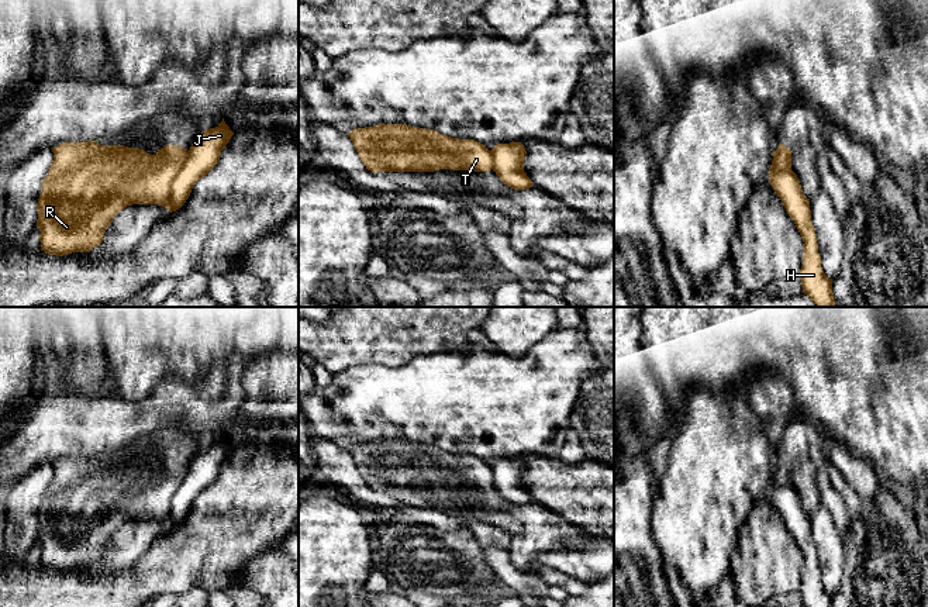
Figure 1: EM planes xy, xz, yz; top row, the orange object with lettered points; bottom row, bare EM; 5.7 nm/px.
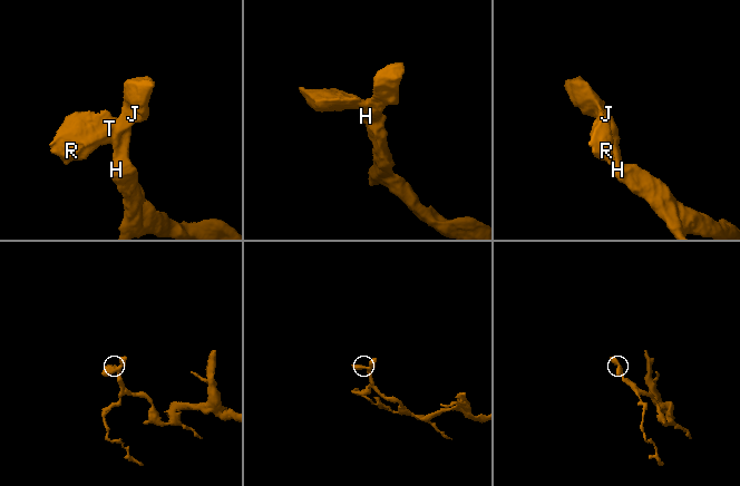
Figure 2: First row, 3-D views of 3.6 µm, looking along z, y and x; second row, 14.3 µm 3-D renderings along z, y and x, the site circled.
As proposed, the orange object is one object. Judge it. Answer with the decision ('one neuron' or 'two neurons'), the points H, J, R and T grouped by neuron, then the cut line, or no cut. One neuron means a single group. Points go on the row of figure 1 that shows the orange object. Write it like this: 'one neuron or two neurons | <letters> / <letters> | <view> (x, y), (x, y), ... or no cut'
two neurons | H J / R T | xy (187, 152), (183, 165), (172, 182), (171, 202), (166, 207)

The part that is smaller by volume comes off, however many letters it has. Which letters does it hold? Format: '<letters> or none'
R, T

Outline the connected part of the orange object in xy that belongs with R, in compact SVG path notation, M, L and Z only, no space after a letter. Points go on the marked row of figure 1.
M97 141L63 142L51 149L54 162L42 182L37 228L41 231L41 251L56 256L90 252L99 246L113 218L127 206L158 204L168 208L172 182L187 156L183 146L170 144L155 155Z

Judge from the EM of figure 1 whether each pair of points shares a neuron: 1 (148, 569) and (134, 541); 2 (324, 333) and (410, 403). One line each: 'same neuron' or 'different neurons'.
1: different neurons
2: different neurons

